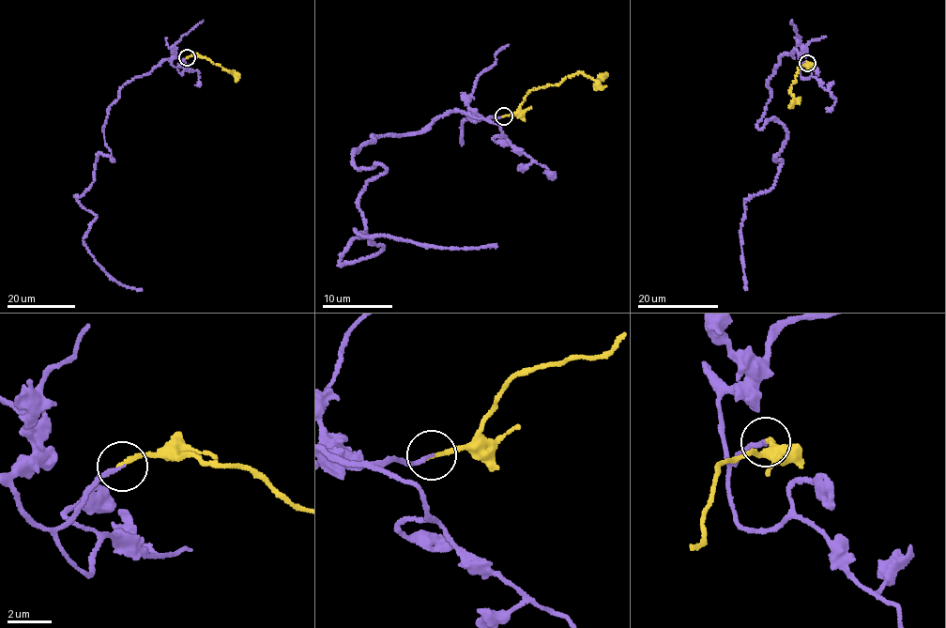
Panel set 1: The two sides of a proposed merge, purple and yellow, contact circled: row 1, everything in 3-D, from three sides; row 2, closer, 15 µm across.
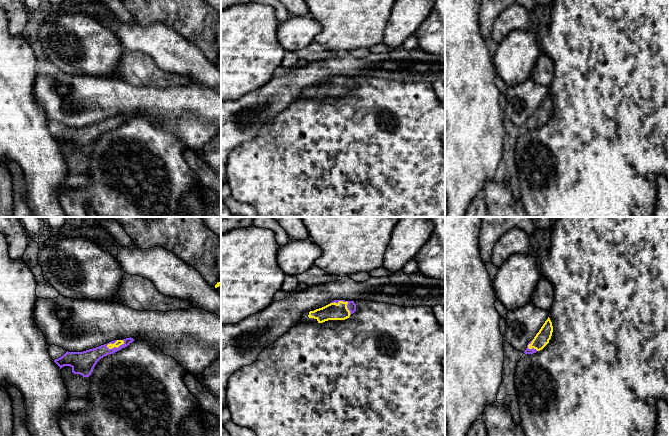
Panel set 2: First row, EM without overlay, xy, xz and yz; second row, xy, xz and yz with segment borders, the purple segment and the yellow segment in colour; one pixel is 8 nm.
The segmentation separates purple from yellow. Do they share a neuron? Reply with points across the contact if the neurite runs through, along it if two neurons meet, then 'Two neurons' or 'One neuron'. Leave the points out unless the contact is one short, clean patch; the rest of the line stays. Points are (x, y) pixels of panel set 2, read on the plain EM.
One neuron

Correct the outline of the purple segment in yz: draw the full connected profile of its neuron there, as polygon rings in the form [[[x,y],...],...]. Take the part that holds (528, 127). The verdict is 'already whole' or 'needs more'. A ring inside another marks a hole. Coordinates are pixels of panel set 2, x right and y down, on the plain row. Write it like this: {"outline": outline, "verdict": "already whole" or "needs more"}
{"outline": [[[550,94],[545,97],[539,108],[536,110],[534,115],[530,117],[527,121],[526,126],[524,127],[525,130],[533,130],[537,127],[542,126],[551,115],[553,108],[553,102]]], "verdict": "needs more"}

